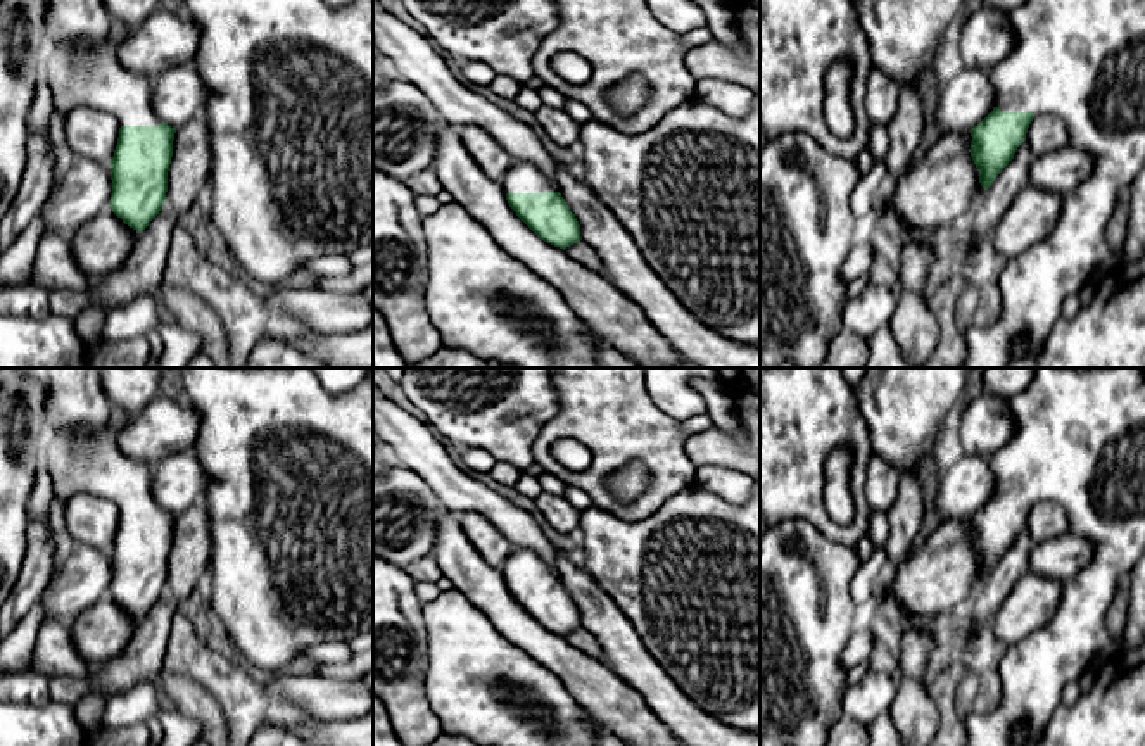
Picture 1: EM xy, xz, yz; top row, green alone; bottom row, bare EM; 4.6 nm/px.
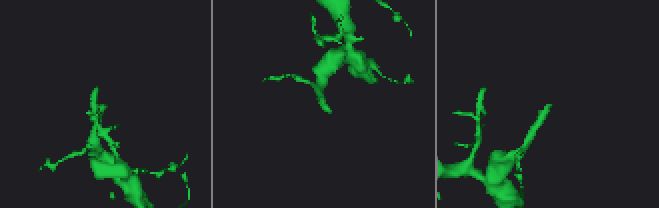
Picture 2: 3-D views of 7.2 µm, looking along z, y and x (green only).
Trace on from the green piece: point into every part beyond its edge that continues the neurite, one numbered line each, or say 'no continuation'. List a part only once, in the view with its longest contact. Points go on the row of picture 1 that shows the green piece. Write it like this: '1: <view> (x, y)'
1: xz (522, 178)

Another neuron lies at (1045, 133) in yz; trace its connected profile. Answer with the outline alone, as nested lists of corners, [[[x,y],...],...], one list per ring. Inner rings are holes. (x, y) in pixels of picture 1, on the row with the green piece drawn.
[[[1034,116],[1026,133],[1026,143],[1034,157],[1045,155],[1067,145],[1067,128],[1057,116]]]

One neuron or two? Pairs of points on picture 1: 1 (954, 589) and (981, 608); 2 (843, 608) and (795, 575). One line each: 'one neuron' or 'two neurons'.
1: two neurons
2: one neuron

